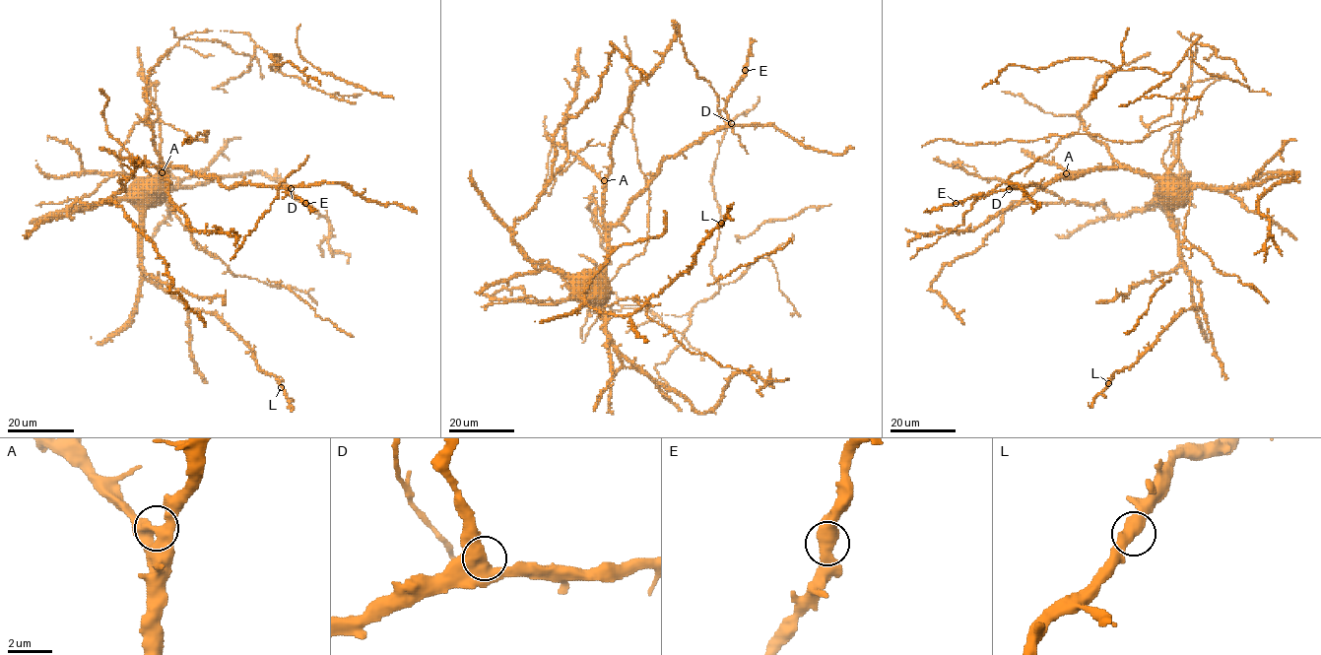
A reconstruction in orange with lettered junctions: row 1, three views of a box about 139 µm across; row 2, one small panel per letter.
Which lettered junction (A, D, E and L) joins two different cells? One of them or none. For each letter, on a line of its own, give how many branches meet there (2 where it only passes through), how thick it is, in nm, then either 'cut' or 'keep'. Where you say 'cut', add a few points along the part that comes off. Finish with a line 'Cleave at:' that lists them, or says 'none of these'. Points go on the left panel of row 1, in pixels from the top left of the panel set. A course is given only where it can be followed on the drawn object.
A: 2 | 550 nm | keep
D: 2 | 600 nm | keep
E: 2 | 550 nm | keep
L: 2 | 500 nm | keep
Cleave at: none of these

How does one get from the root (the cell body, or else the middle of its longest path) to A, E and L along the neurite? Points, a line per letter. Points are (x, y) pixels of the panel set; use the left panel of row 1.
A: (154, 196), (150, 195), (153, 188), (165, 186), (164, 166), (161, 168), (162, 172)
E: (154, 196), (153, 188), (165, 186), (165, 169), (183, 166), (225, 186), (286, 186), (304, 203)
L: (154, 196), (138, 196), (144, 276), (190, 307), (214, 313), (249, 347), (257, 367), (272, 373), (281, 387)

